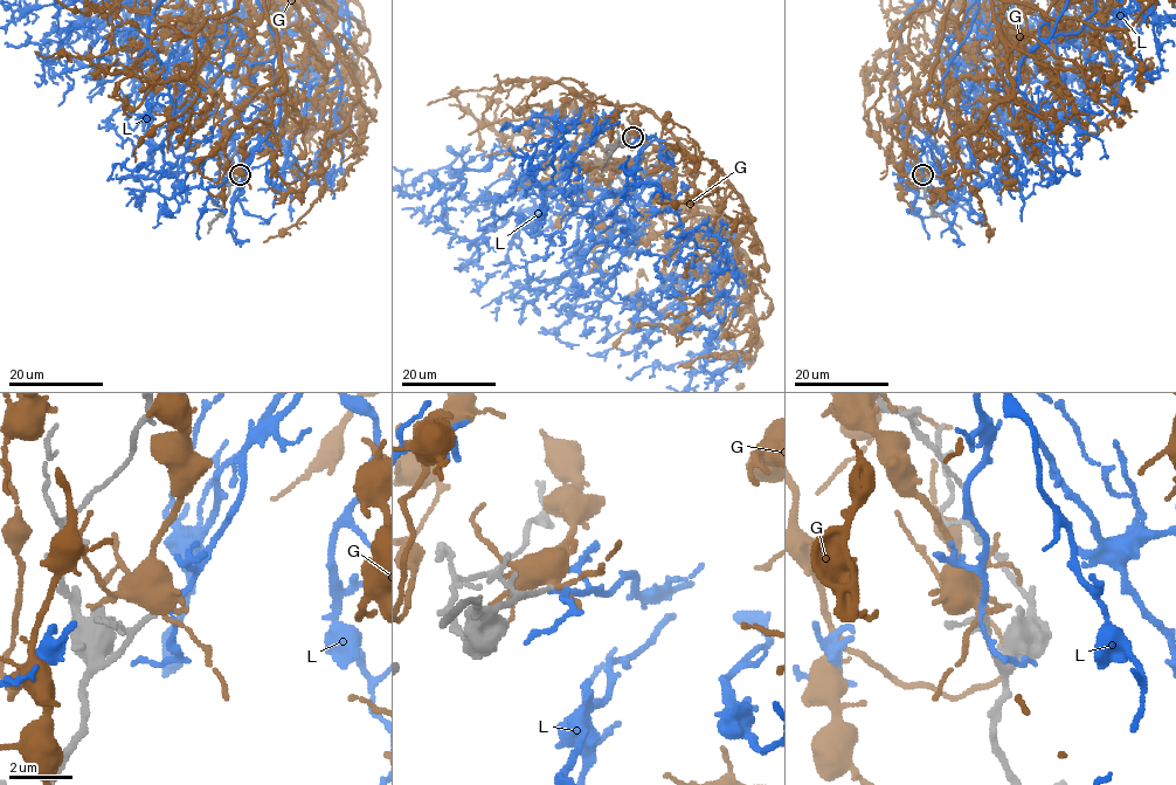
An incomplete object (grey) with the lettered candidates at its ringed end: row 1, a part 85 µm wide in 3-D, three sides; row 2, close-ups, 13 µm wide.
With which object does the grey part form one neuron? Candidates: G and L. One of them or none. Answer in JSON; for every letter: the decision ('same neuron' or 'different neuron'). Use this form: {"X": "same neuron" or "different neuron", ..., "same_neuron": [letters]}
{"G": "different neuron", "L": "same neuron", "same_neuron": ["L"]}

